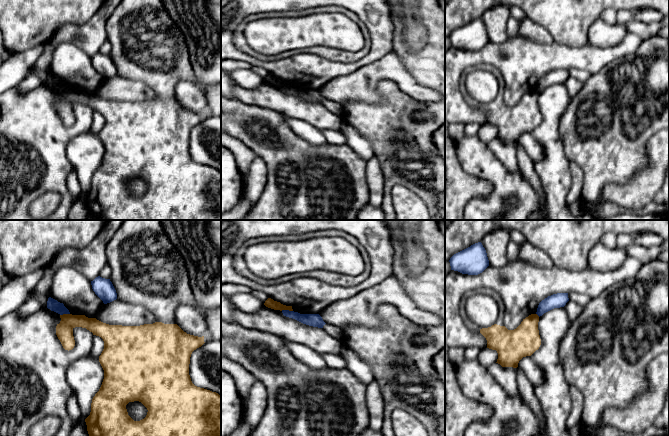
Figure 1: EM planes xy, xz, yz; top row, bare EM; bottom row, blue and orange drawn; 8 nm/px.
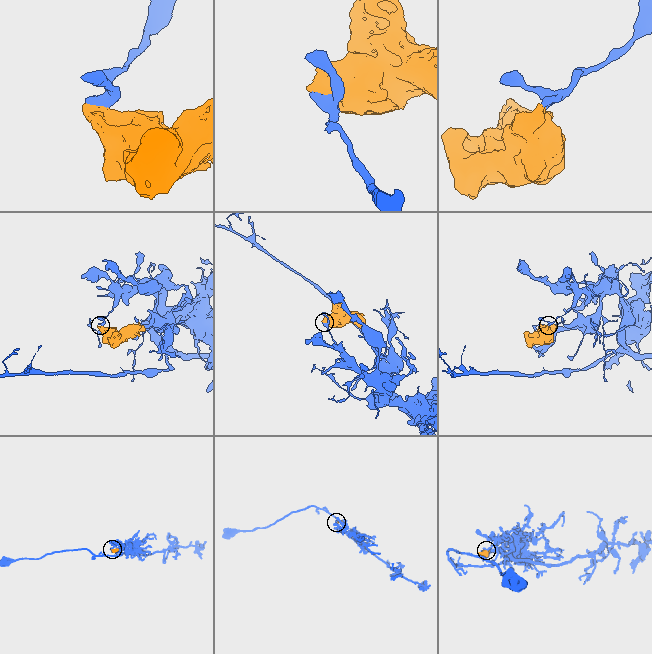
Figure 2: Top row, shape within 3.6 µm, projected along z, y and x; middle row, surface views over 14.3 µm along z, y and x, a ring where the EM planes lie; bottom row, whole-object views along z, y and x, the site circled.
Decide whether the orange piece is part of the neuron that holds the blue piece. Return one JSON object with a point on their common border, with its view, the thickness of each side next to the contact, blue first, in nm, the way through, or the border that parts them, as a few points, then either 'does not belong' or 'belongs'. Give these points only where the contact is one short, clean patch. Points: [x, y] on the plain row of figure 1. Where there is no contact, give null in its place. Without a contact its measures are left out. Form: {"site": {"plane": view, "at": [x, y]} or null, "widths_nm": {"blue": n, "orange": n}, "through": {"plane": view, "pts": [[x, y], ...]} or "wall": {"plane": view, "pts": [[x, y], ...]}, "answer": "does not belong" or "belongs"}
{"site": {"plane": "xz", "at": [287, 86]}, "widths_nm": {"blue": 110, "orange": 80}, "wall": {"plane": "xz", "pts": [[281, 86], [292, 87]]}, "answer": "does not belong"}

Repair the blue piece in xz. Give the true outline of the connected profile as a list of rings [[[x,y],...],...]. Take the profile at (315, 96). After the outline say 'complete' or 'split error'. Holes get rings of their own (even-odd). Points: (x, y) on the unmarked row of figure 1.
[[[282,86],[284,92],[295,95],[303,100],[323,104],[326,100],[319,90],[300,90],[298,88]]]; complete

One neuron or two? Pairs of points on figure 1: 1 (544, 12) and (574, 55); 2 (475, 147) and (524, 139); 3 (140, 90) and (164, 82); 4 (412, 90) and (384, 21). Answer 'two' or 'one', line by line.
1: two
2: two
3: two
4: two

